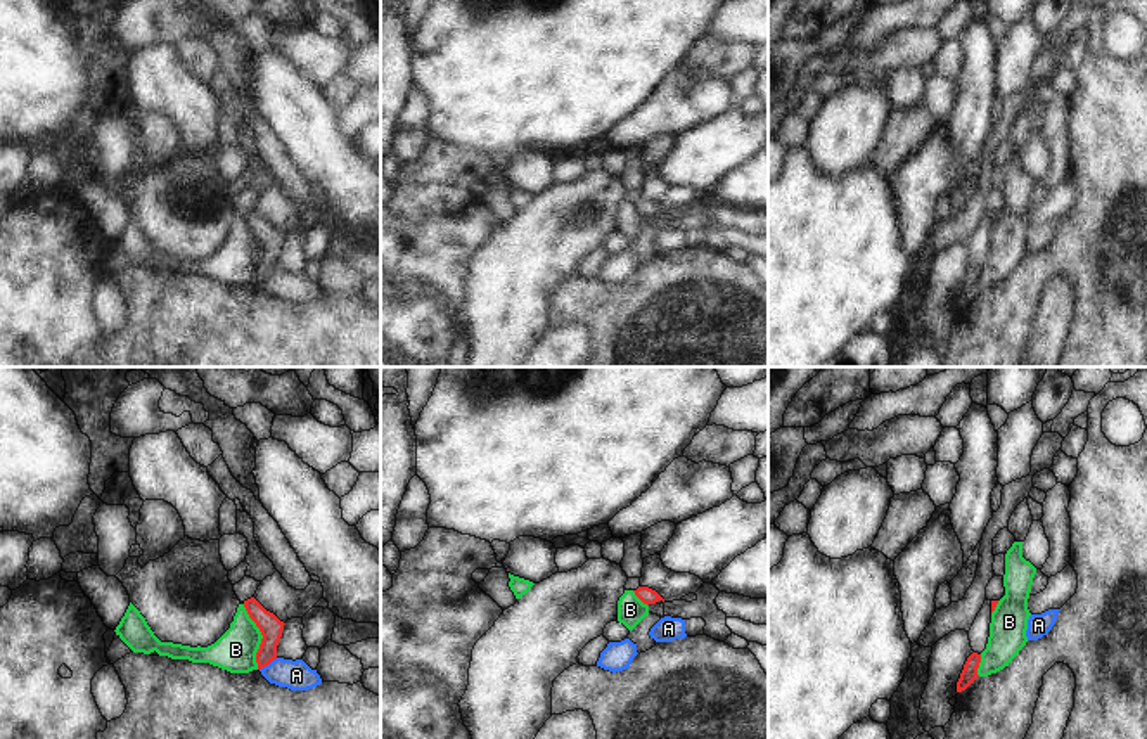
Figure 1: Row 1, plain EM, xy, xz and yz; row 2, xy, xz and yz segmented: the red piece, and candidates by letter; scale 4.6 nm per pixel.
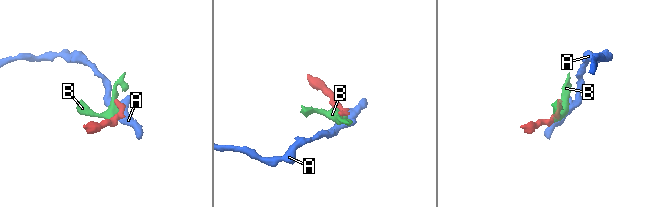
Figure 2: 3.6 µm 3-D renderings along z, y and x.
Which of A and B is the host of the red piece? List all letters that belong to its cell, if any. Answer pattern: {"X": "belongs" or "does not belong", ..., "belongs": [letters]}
{"A": "belongs", "B": "does not belong", "belongs": ["A"]}

